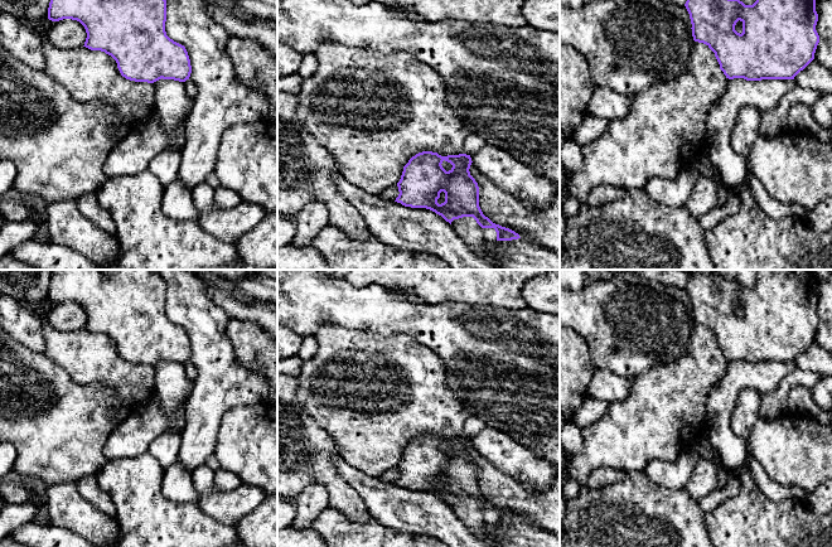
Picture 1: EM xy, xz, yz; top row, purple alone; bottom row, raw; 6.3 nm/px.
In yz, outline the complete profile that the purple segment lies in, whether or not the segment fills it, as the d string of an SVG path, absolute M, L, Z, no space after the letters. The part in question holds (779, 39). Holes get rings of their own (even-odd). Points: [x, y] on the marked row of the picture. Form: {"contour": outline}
{"contour": "M687 0L685 6L690 14L693 40L706 44L715 53L720 69L729 79L794 79L814 59L819 43L816 0L756 0L753 5L740 0Z"}

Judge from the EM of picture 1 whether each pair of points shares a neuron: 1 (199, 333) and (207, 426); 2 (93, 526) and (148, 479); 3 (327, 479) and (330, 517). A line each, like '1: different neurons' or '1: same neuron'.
1: same neuron
2: different neurons
3: different neurons

